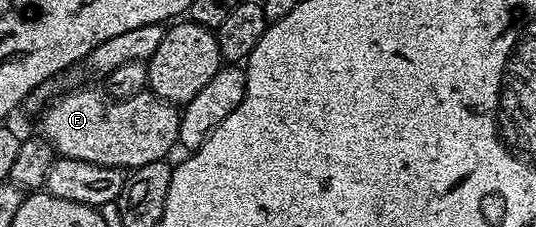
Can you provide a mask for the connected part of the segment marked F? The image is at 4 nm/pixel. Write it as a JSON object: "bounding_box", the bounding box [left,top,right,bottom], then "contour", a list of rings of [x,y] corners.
{"bounding_box":[41,87,180,169],"contour":[[[83,87],[64,95],[62,92],[47,104],[41,115],[41,135],[50,143],[56,156],[93,161],[106,167],[134,169],[158,159],[166,160],[167,154],[176,150],[180,116],[176,104],[167,103],[147,89],[126,97],[112,97],[99,91]]]}

